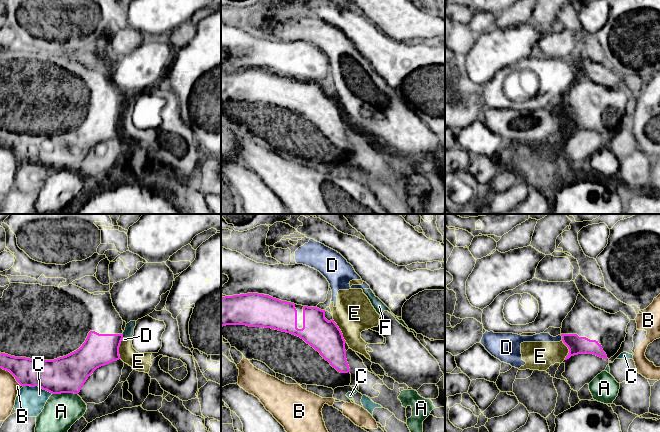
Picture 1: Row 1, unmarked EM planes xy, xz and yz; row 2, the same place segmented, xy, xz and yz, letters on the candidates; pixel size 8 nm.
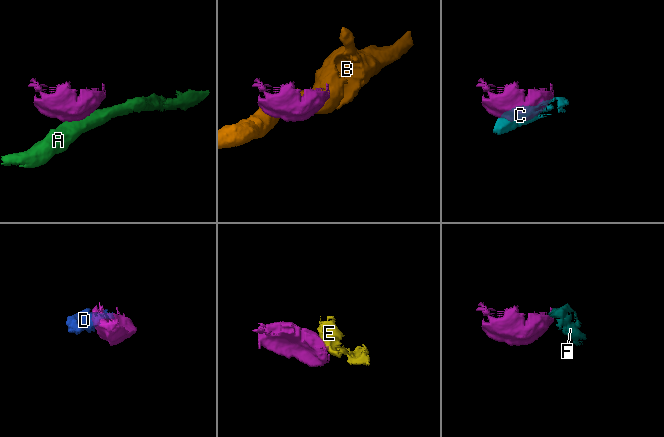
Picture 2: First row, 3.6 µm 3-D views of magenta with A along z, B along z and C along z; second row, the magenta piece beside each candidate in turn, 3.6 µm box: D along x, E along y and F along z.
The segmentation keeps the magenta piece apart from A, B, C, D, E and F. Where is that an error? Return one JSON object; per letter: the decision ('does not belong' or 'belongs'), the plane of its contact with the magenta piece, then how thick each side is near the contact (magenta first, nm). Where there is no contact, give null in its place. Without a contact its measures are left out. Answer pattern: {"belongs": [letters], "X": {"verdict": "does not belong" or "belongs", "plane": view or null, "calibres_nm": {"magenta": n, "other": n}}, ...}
{"belongs": [], "A": {"verdict": "does not belong", "plane": "xy", "calibres_nm": {"magenta": 300, "other": 280}}, "B": {"verdict": "does not belong", "plane": "xy", "calibres_nm": {"magenta": 220, "other": 160}}, "C": {"verdict": "does not belong", "plane": "xy", "calibres_nm": {"magenta": 300, "other": 240}}, "D": {"verdict": "does not belong", "plane": "yz", "calibres_nm": {"magenta": 140, "other": 80}}, "E": {"verdict": "does not belong", "plane": "xz", "calibres_nm": {"magenta": 260, "other": 320}}, "F": {"verdict": "does not belong", "plane": "xy", "calibres_nm": {"magenta": 260, "other": 90}}}

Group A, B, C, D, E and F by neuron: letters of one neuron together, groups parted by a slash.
A / B / C / D E F

